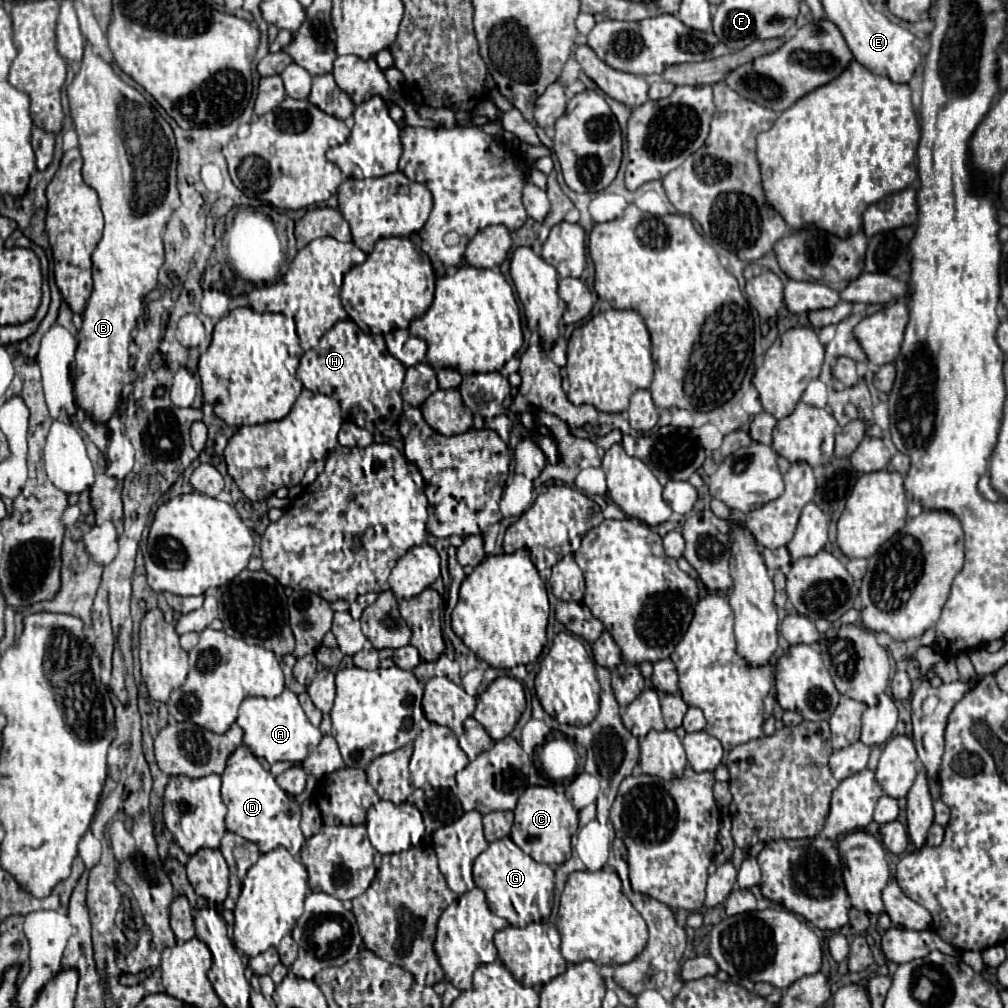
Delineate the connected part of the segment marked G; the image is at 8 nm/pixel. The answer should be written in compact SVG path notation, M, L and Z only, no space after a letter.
M510 837L498 839L488 845L474 861L474 883L486 893L490 909L504 917L510 925L526 927L532 921L548 919L552 911L555 872L546 863L536 863L530 855L522 853Z

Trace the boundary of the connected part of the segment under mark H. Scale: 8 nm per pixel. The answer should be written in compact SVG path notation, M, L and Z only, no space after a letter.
M338 321L320 343L306 351L300 359L298 379L314 393L336 399L342 407L344 421L350 421L362 429L386 431L392 429L402 413L402 381L406 367L388 353L383 335L364 333L354 321Z

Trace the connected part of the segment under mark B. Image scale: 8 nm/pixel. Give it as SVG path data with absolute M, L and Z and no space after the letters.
M86 43L84 57L78 75L68 85L70 113L80 139L80 153L84 159L82 177L96 189L104 213L104 235L92 255L94 267L94 291L82 313L82 327L78 331L78 347L74 359L74 393L78 407L96 423L108 423L114 413L118 413L124 387L136 381L136 371L130 365L130 343L132 331L138 317L144 311L144 297L158 283L158 269L164 263L162 233L170 215L180 207L180 197L176 189L176 143L168 121L152 107L152 103L134 87L124 83L100 55L92 51Z

